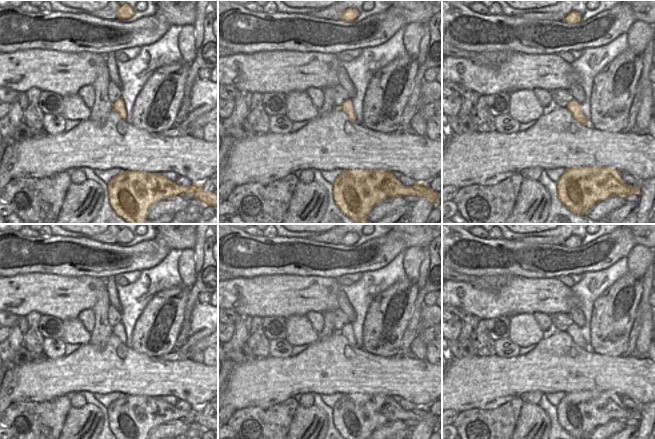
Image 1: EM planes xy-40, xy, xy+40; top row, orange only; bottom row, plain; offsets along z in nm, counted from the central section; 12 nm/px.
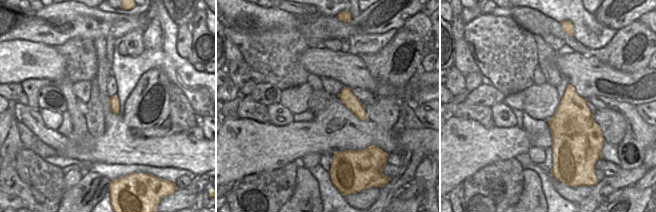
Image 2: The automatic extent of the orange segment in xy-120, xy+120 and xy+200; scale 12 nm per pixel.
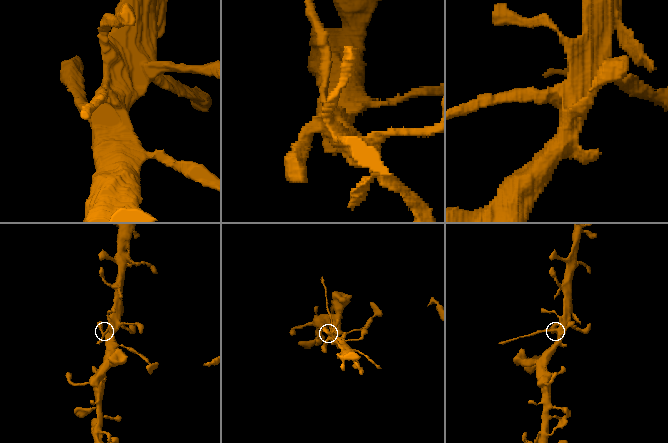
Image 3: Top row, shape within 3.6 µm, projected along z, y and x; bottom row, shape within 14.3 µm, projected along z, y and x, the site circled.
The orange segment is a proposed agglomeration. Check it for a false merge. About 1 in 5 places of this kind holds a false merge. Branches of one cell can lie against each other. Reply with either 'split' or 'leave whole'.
split

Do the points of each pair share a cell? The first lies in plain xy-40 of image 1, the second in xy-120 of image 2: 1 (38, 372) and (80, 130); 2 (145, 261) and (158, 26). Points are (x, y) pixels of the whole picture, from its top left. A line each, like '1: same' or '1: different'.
1: different
2: different

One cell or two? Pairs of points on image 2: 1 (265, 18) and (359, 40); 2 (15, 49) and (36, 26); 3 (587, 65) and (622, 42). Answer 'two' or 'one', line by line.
1: two
2: two
3: two

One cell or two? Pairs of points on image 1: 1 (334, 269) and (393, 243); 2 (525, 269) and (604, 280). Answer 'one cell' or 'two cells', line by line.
1: one cell
2: two cells

